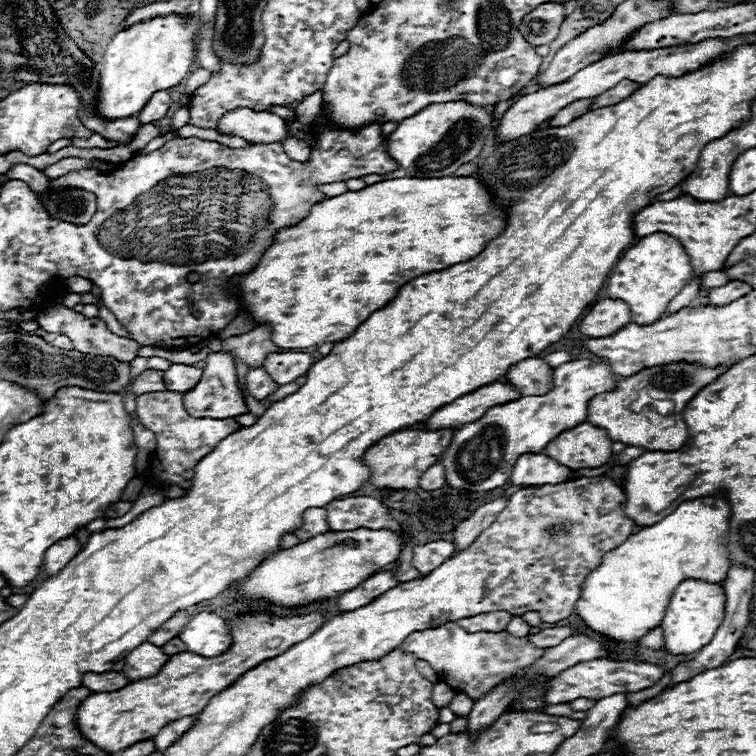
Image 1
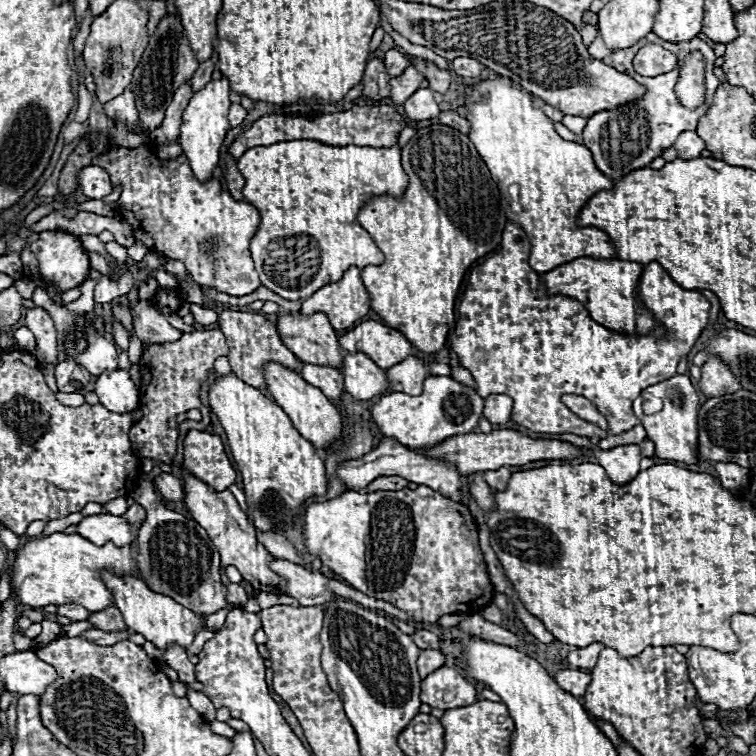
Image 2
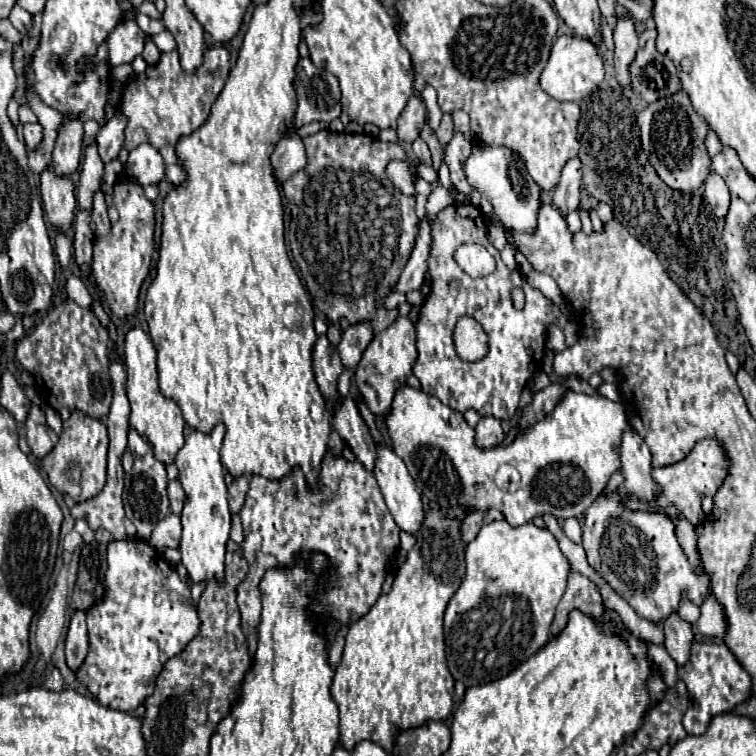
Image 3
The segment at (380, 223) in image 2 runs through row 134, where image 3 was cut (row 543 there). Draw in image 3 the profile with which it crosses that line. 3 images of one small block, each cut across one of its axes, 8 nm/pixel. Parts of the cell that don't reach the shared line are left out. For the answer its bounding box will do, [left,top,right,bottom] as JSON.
[330,508,466,754]

